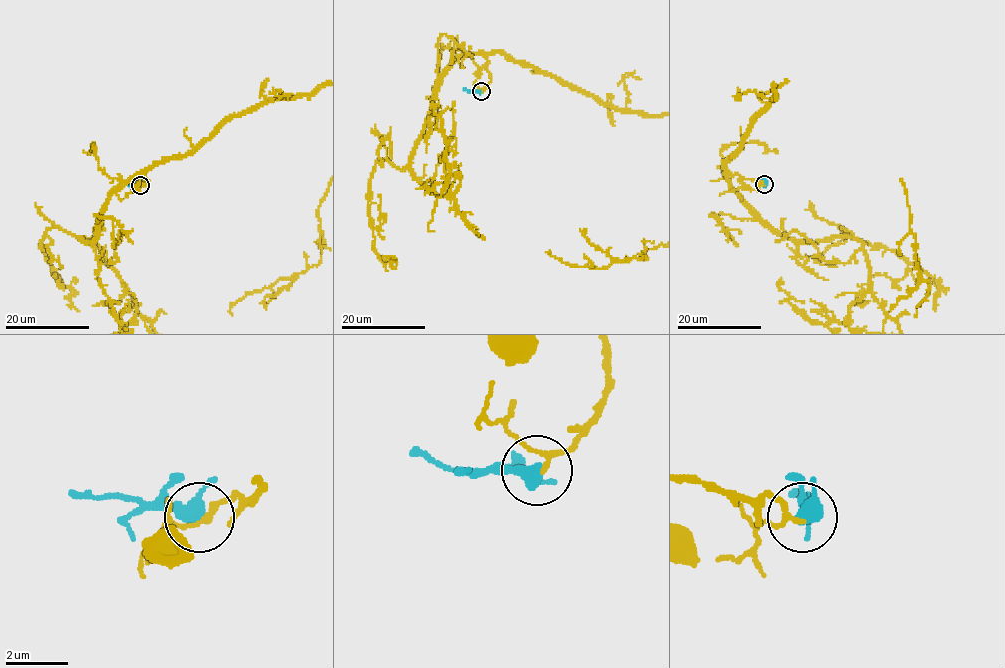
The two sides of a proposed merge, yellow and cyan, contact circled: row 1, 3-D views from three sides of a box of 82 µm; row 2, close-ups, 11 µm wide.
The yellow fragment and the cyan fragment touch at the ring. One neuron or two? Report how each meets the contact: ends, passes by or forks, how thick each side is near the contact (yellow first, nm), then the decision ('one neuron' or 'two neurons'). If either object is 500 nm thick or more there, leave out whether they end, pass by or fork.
yellow passes by | cyan passes by | 120/400 nm | one neuron

